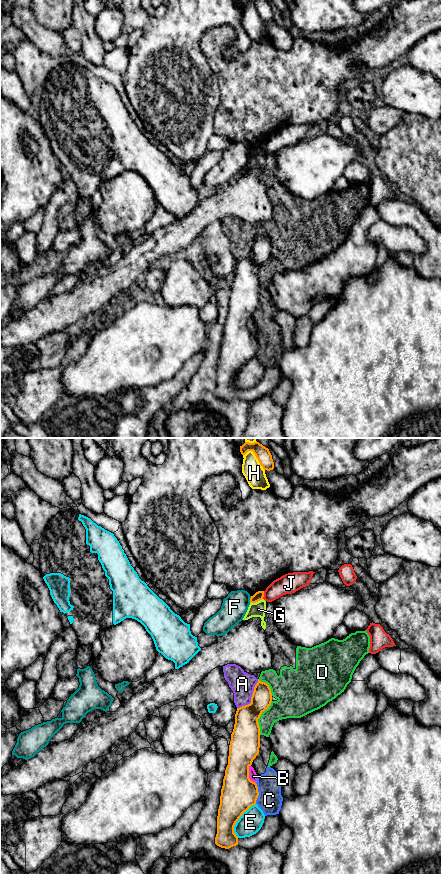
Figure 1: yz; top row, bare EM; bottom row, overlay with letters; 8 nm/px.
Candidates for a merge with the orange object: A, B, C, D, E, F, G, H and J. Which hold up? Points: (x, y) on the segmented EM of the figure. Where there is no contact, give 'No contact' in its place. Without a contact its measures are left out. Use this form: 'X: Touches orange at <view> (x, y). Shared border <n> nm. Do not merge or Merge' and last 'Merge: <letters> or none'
A: Touches orange at yz (251, 697). Shared border 300 nm. Do not merge
B: Touches orange at yz (248, 775). Shared border 160 nm. Do not merge
C: Touches orange at yz (258, 793). Shared border 170 nm. Do not merge
D: Touches orange at yz (259, 717). Shared border 280 nm. Do not merge
E: Touches orange at yz (238, 819). Shared border 320 nm. Do not merge
F: Touches orange at yz (250, 599). Shared border 60 nm. Do not merge
G: Touches orange at yz (256, 601). Shared border 110 nm. Do not merge
H: Touches orange at yz (256, 457). Shared border 220 nm. Do not merge
J: Touches orange at yz (263, 595). Shared border 70 nm. Do not merge
Merge: none

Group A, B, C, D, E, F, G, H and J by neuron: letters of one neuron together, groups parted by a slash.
A C D G / B / E / F / H / J

